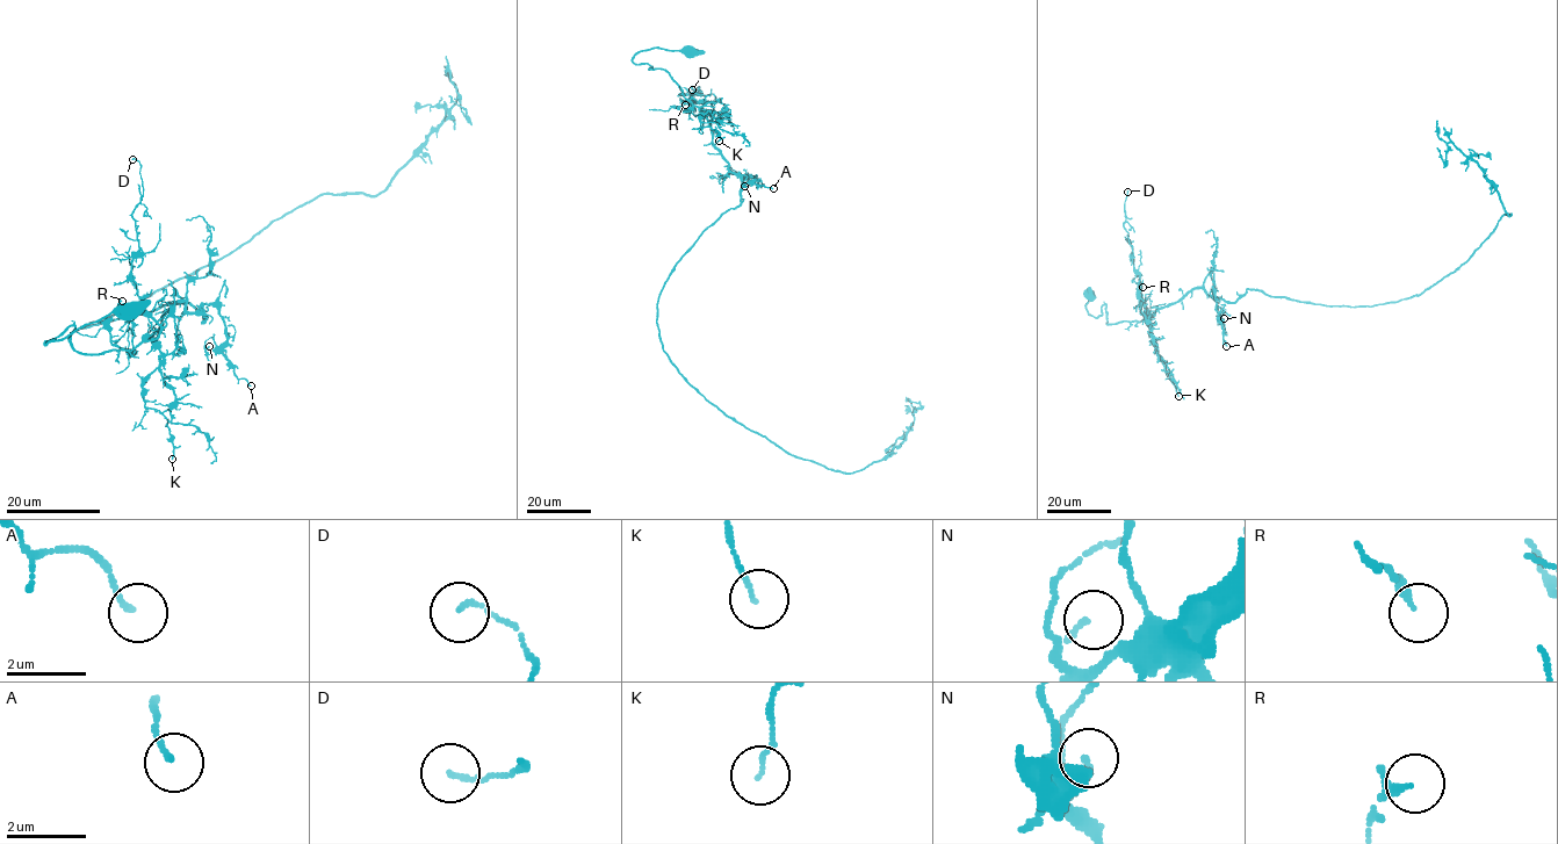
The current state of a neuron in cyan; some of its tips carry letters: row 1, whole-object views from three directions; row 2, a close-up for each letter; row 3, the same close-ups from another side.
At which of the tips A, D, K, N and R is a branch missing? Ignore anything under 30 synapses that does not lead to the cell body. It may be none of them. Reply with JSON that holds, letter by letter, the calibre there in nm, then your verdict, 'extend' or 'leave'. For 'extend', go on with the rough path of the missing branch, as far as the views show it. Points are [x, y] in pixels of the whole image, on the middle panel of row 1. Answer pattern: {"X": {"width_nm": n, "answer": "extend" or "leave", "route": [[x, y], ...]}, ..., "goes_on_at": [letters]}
{"A": {"width_nm": 120, "answer": "leave"}, "D": {"width_nm": 100, "answer": "leave"}, "K": {"width_nm": 80, "answer": "leave"}, "N": {"width_nm": 130, "answer": "leave"}, "R": {"width_nm": 240, "answer": "leave"}, "goes_on_at": []}

